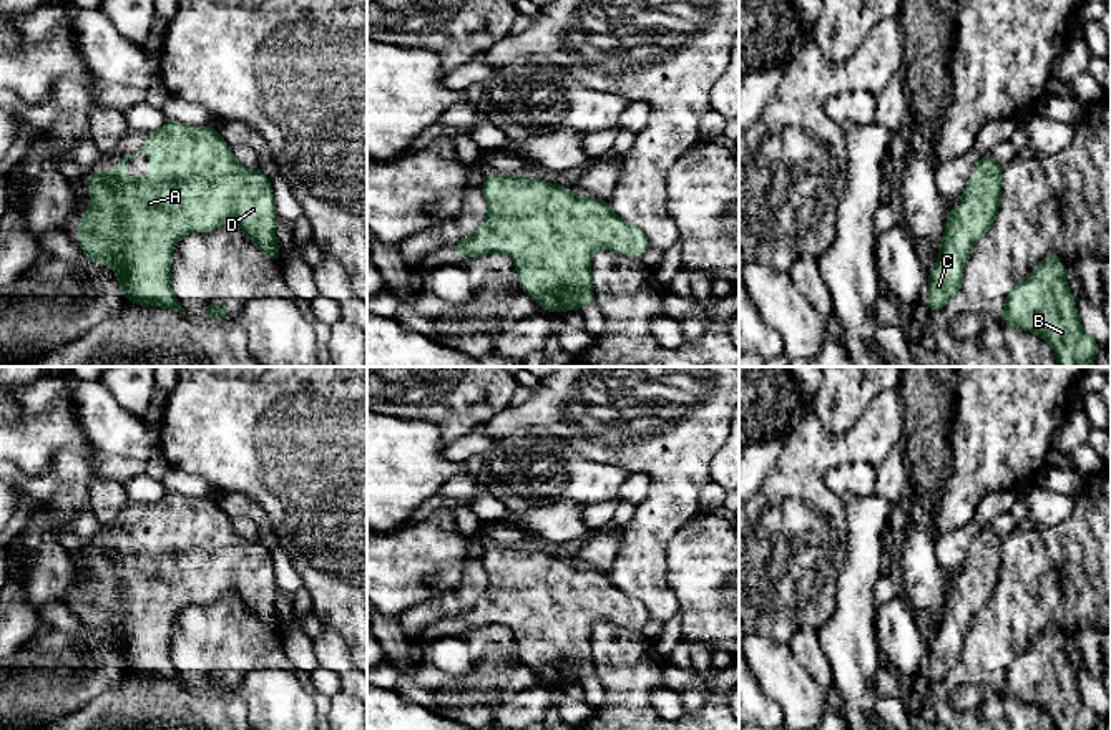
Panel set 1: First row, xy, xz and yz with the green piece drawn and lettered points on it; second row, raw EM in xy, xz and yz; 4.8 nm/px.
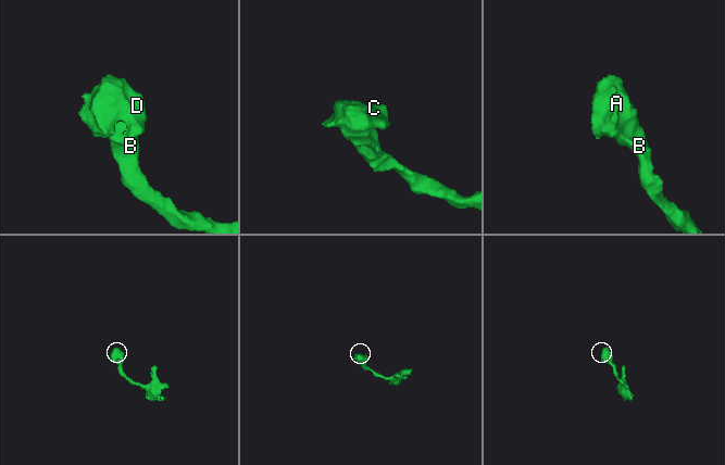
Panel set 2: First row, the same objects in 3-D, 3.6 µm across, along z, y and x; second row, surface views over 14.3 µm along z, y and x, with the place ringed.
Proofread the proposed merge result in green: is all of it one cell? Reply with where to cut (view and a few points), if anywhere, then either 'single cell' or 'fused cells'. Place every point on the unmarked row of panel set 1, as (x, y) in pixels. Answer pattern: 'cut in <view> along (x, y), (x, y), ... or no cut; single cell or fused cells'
no cut; single cell

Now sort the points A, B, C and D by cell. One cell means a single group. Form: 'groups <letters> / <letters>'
groups A B C D

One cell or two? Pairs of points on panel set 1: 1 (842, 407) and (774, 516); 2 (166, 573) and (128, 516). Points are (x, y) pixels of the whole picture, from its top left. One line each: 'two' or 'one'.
1: two
2: one

